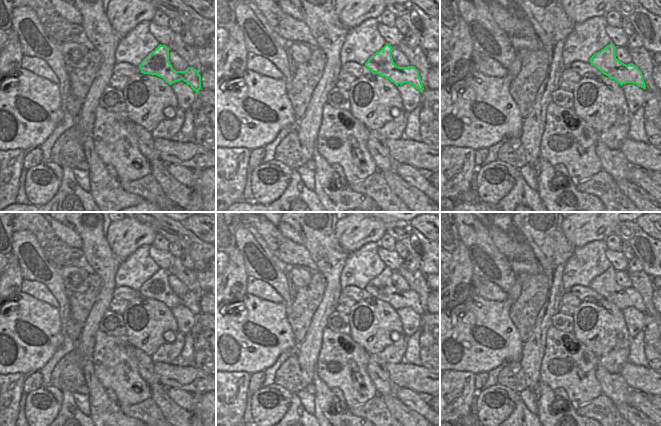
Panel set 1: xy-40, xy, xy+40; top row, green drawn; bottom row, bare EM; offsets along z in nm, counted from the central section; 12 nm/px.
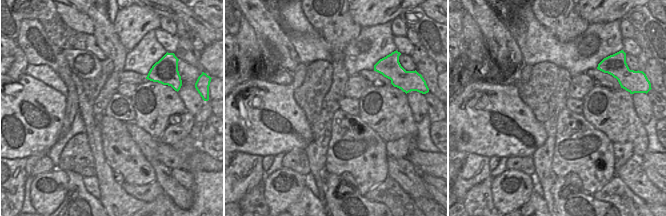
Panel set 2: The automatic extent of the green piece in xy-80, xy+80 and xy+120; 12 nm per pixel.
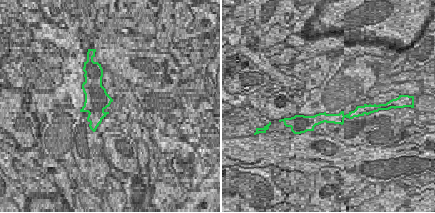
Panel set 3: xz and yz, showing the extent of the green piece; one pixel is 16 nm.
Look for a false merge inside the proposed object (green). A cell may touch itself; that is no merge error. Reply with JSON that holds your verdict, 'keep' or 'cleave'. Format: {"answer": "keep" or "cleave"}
{"answer": "cleave"}

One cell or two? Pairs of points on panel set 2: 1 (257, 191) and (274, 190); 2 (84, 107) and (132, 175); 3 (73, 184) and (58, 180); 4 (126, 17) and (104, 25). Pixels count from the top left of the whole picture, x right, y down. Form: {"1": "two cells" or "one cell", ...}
{"1": "two cells", "2": "two cells", "3": "two cells", "4": "two cells"}

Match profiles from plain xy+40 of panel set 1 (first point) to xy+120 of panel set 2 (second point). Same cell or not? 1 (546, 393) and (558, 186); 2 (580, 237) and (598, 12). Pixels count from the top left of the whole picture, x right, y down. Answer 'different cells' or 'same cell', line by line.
1: same cell
2: same cell

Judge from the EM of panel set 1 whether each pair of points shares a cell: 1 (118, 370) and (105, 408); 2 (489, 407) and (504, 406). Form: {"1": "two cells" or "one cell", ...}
{"1": "two cells", "2": "one cell"}

